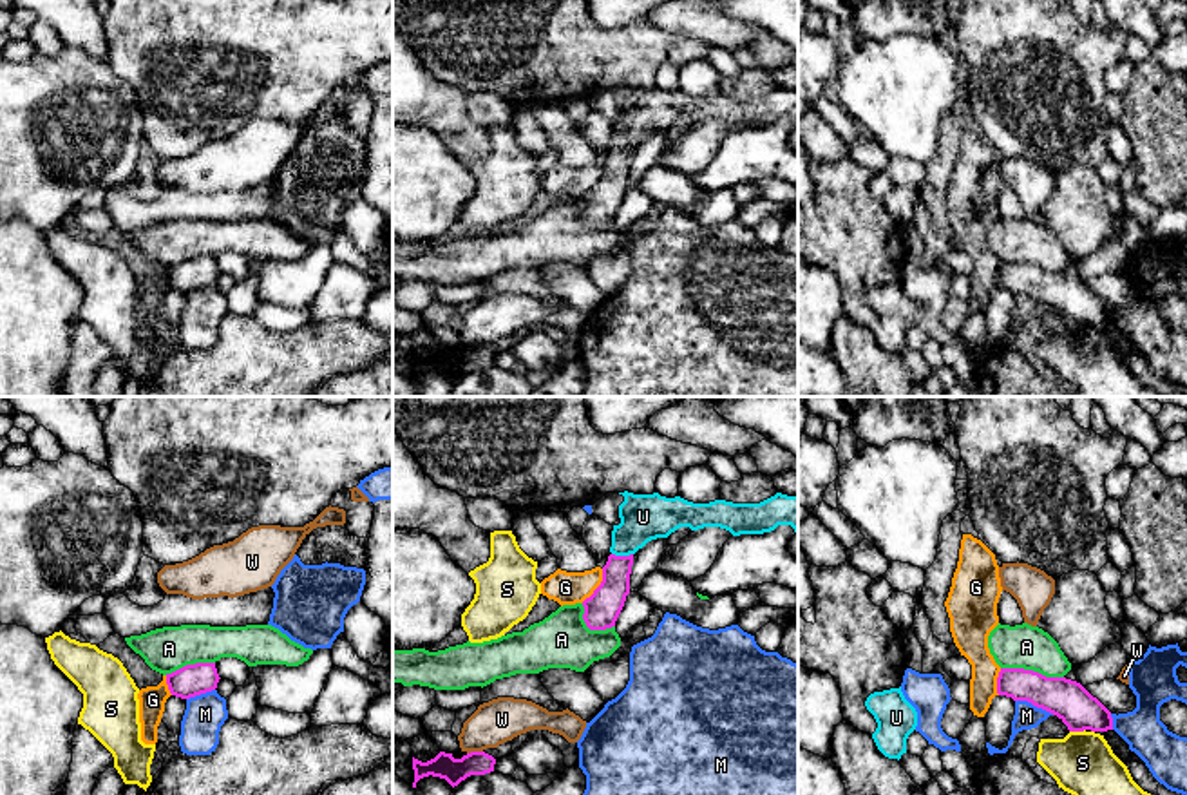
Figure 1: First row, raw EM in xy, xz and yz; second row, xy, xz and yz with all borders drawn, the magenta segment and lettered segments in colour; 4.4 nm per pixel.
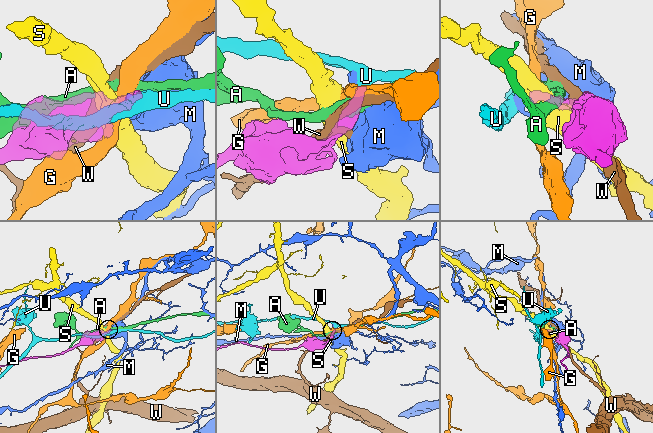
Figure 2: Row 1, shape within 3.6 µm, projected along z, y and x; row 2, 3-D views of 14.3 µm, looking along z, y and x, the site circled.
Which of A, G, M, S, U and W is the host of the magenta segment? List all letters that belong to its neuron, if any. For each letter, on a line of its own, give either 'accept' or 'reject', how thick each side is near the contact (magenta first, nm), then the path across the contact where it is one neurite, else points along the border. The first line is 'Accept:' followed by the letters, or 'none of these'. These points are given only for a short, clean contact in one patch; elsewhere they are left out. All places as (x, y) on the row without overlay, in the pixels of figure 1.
Accept: U
A: reject; calibres 180 and 190 nm
G: reject; calibres 160 and 140 nm; border xz (603, 163), (603, 174), (581, 196)
M: reject; calibres 180 and 110 nm
S: reject; calibres 180 and 280 nm
U: accept; calibres 160 and 200 nm
W: reject; calibres 110 and 200 nm

